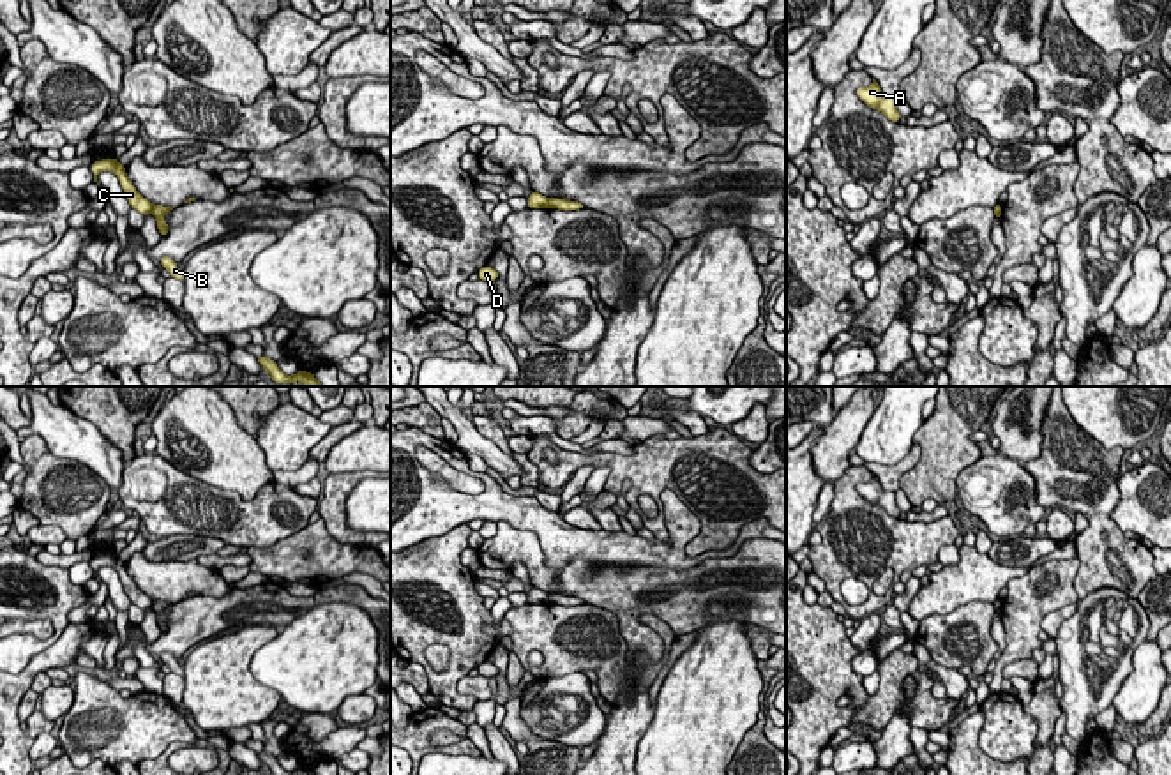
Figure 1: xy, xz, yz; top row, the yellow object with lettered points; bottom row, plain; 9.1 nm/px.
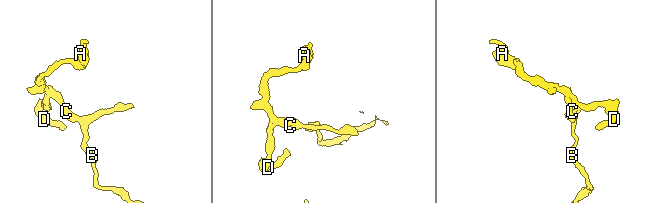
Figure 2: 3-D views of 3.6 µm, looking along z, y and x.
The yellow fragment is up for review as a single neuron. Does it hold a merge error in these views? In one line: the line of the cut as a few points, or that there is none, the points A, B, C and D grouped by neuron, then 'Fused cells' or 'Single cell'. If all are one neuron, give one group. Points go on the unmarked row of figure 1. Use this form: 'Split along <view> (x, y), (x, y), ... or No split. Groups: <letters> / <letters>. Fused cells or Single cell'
Split along xy (154, 601), (151, 606). Groups: A C D / B. Fused cells

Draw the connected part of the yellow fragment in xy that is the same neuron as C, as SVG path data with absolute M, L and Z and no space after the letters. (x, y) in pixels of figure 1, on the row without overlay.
M118 554L95 556L92 560L92 567L94 567L94 577L97 577L97 570L101 567L115 568L120 576L124 591L127 593L131 604L138 606L143 611L152 607L154 600L136 586L132 577L127 574L125 563L118 558Z

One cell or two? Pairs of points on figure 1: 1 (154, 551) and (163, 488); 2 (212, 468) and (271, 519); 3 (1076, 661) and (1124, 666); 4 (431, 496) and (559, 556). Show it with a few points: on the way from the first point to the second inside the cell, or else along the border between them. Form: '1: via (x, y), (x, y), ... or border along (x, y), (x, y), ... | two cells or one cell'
1: border along (202, 537), (163, 535), (159, 539) | two cells
2: border along (272, 479), (249, 500), (209, 484) | two cells
3: via (1076, 680), (1095, 703), (1111, 685) | one cell
4: via (467, 507), (509, 507), (527, 512), (536, 521) | one cell

